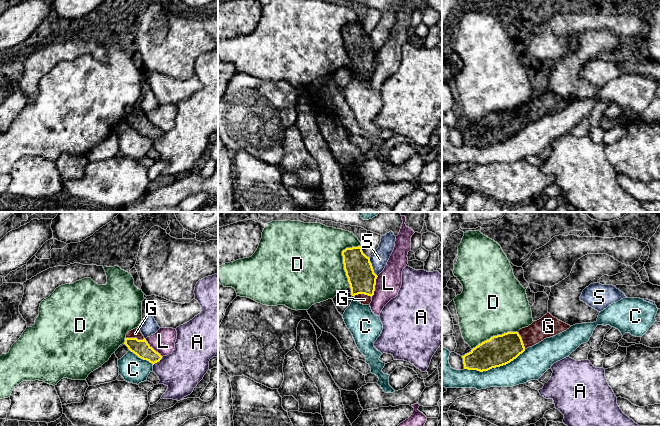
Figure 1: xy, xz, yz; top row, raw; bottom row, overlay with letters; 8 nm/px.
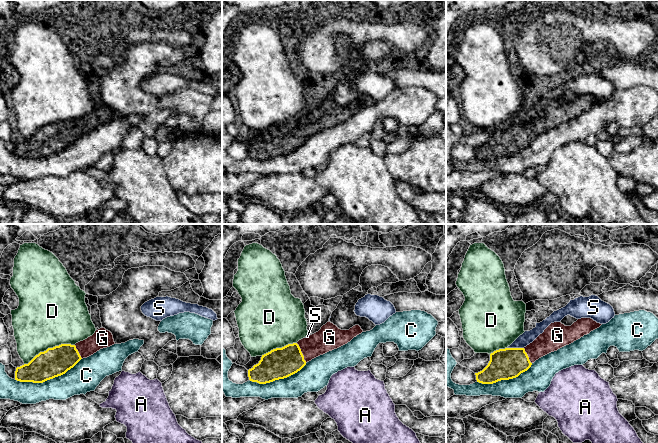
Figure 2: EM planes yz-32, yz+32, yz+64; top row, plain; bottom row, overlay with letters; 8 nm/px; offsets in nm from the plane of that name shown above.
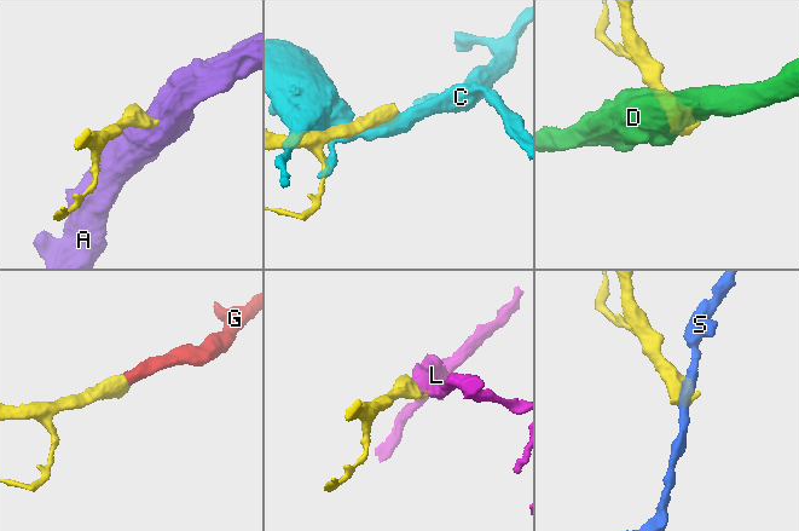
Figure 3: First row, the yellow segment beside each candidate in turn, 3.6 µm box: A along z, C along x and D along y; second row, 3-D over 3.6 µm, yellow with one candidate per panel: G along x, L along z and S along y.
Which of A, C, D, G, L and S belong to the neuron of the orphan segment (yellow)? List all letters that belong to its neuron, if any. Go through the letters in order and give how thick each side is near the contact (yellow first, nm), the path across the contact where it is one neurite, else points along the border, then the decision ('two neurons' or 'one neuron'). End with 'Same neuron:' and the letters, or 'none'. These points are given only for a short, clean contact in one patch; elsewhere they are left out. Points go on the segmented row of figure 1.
A: calibres 140 and 320 nm; border xy (162, 357), (153, 365); two neurons
C: calibres 240 and 220 nm; two neurons
D: calibres 220 and 500 nm; two neurons
G: calibres 140 and 80 nm; way xy (141, 348), (136, 343), (135, 338), (135, 333); one neuron
L: calibres 220 and 200 nm; border xz (378, 276), (375, 282), (374, 293), (371, 296); two neurons
S: calibres 220 and 140 nm; border xz (368, 257), (373, 272), (377, 276); two neurons
Same neuron: G

